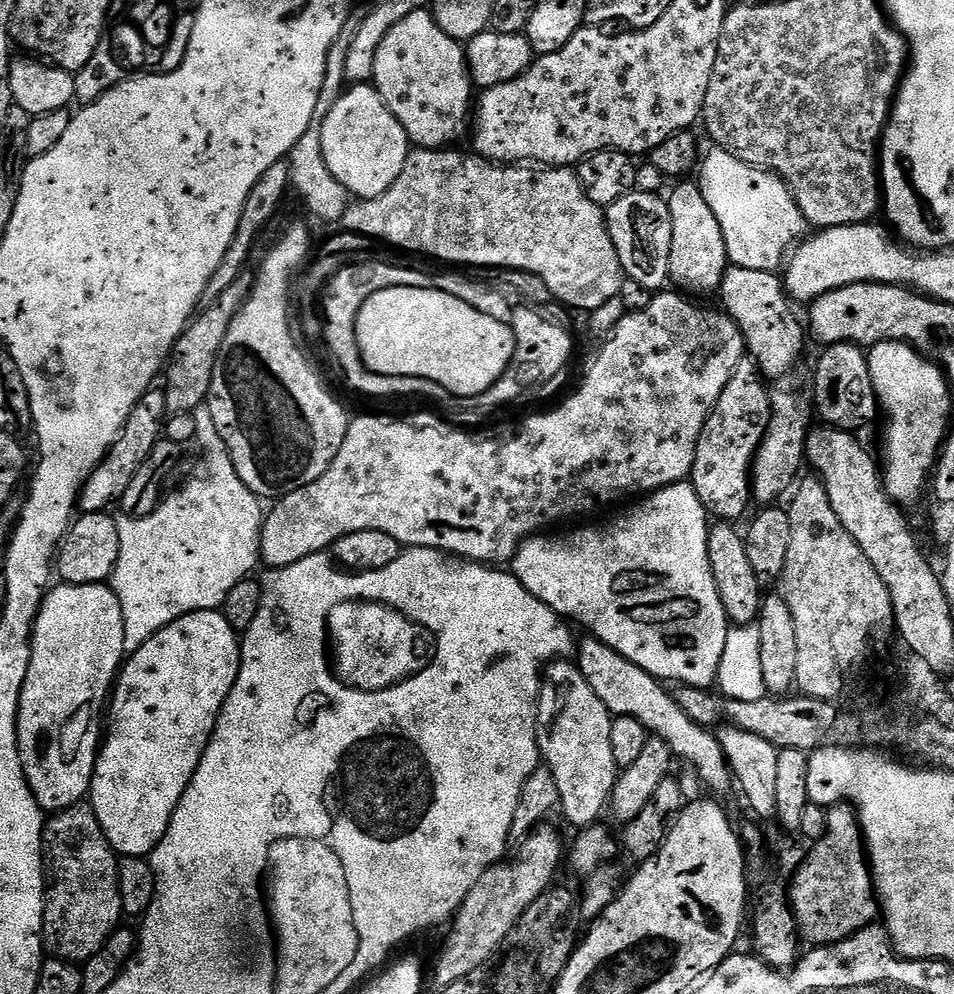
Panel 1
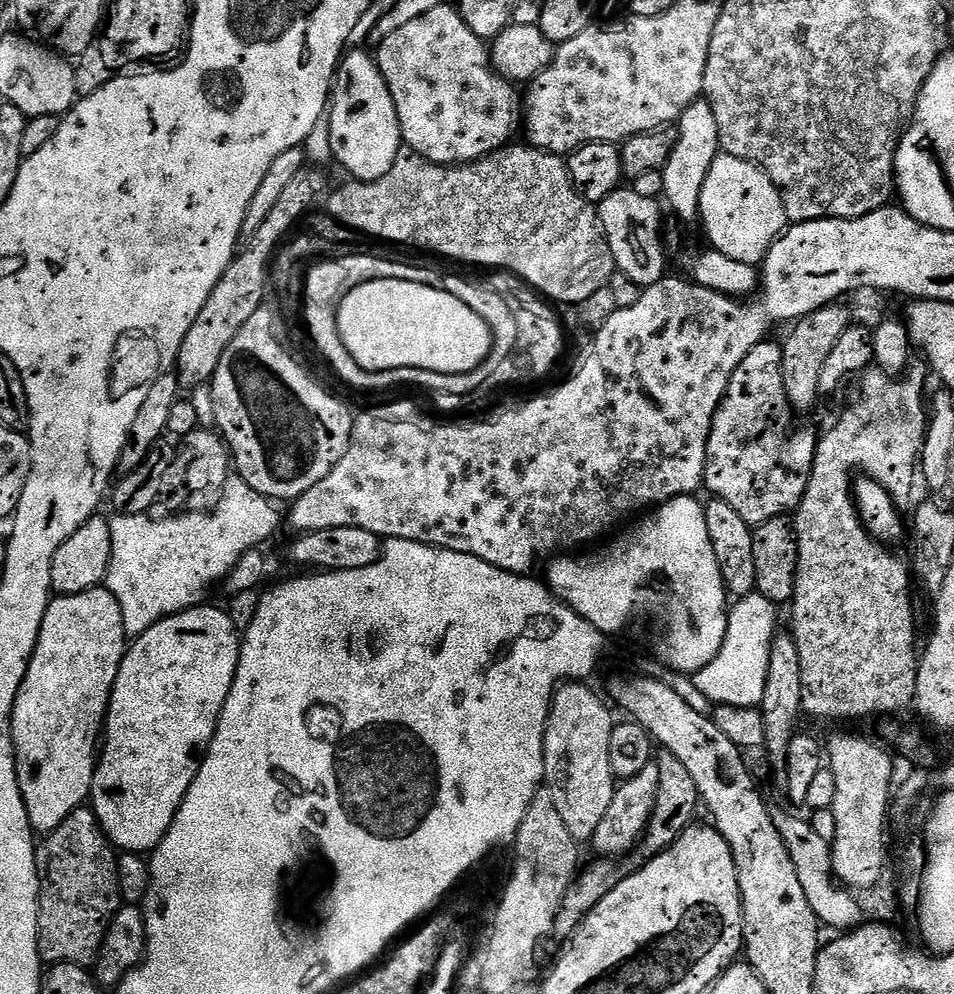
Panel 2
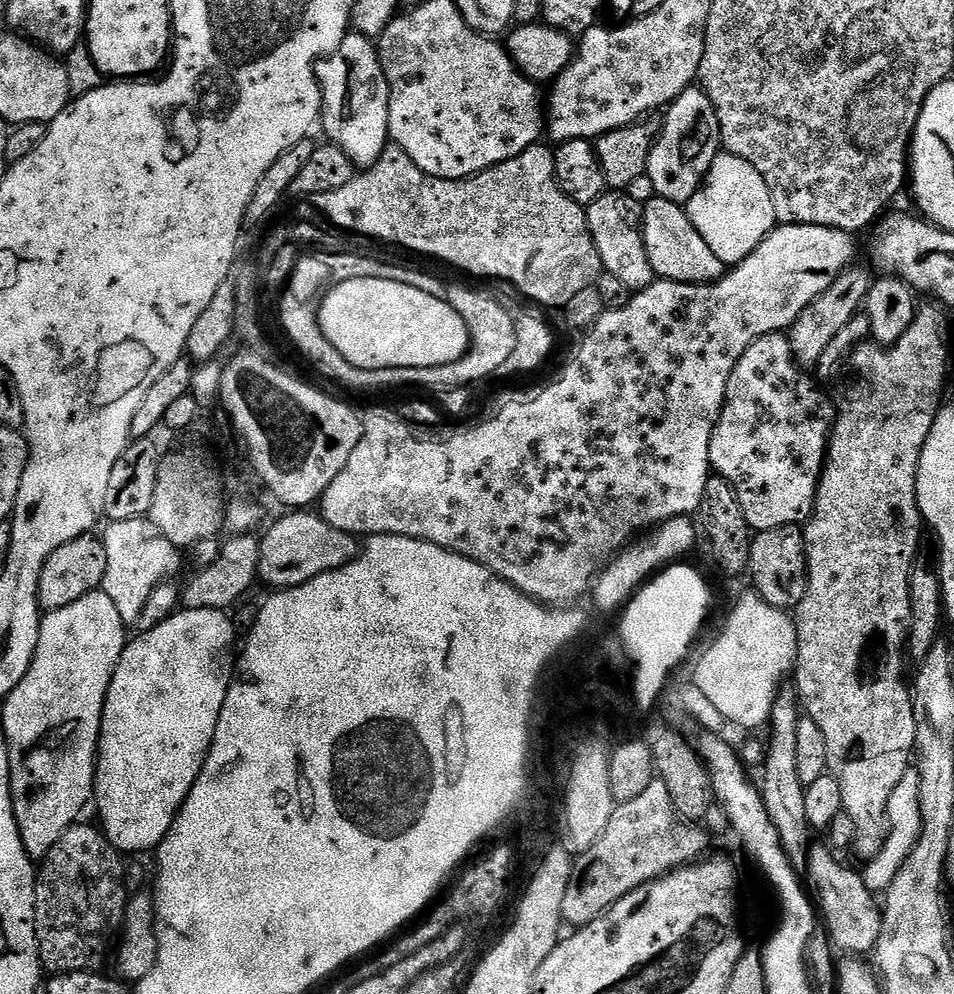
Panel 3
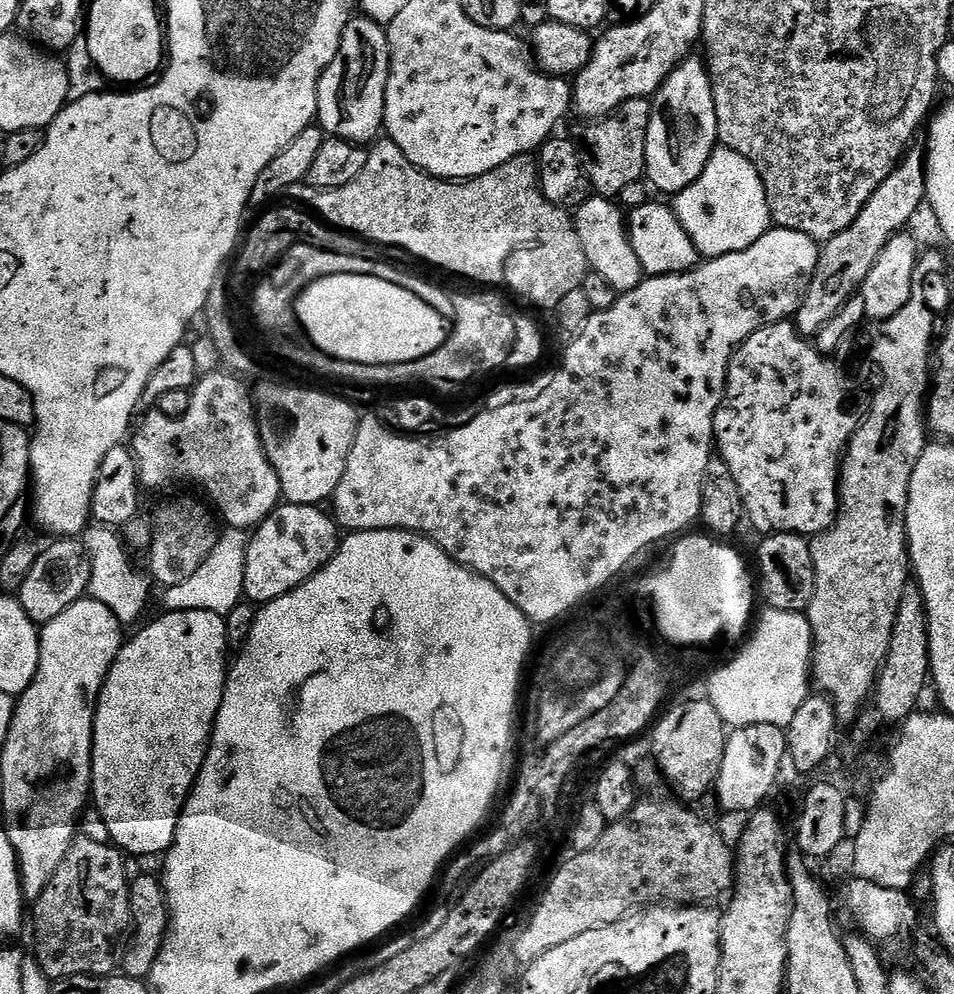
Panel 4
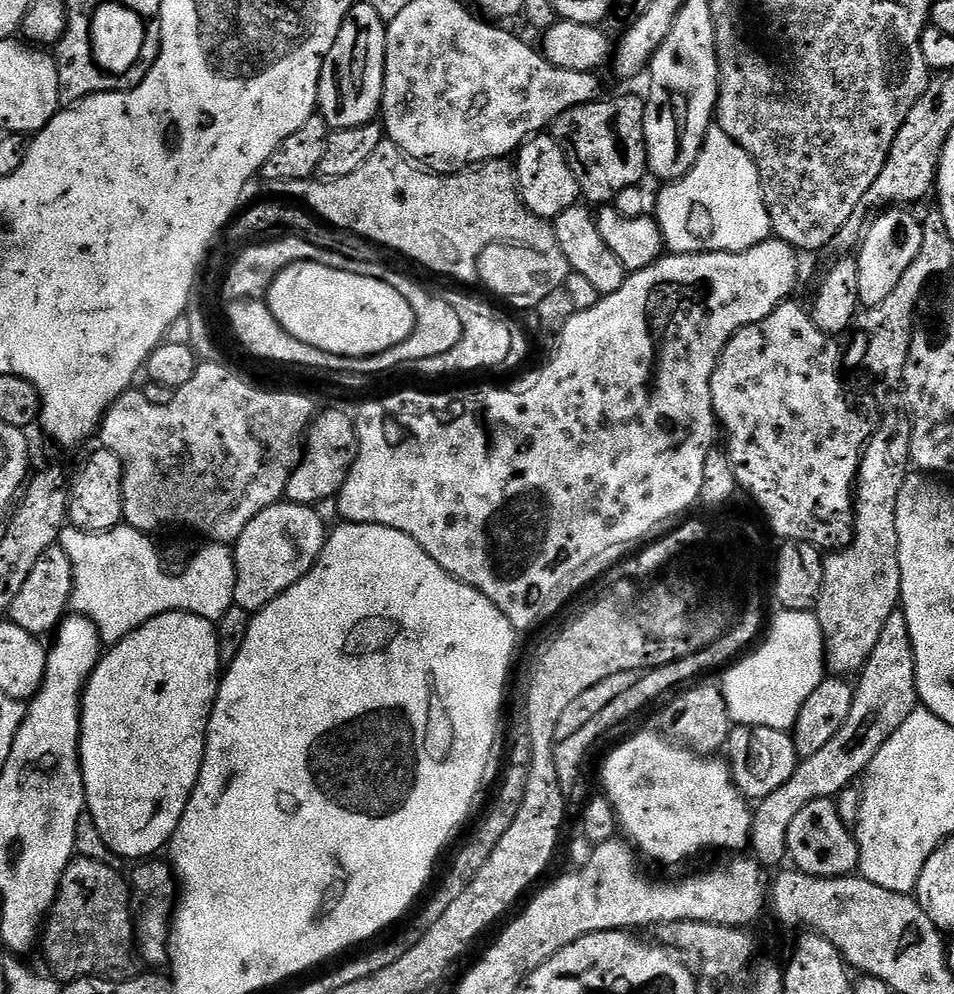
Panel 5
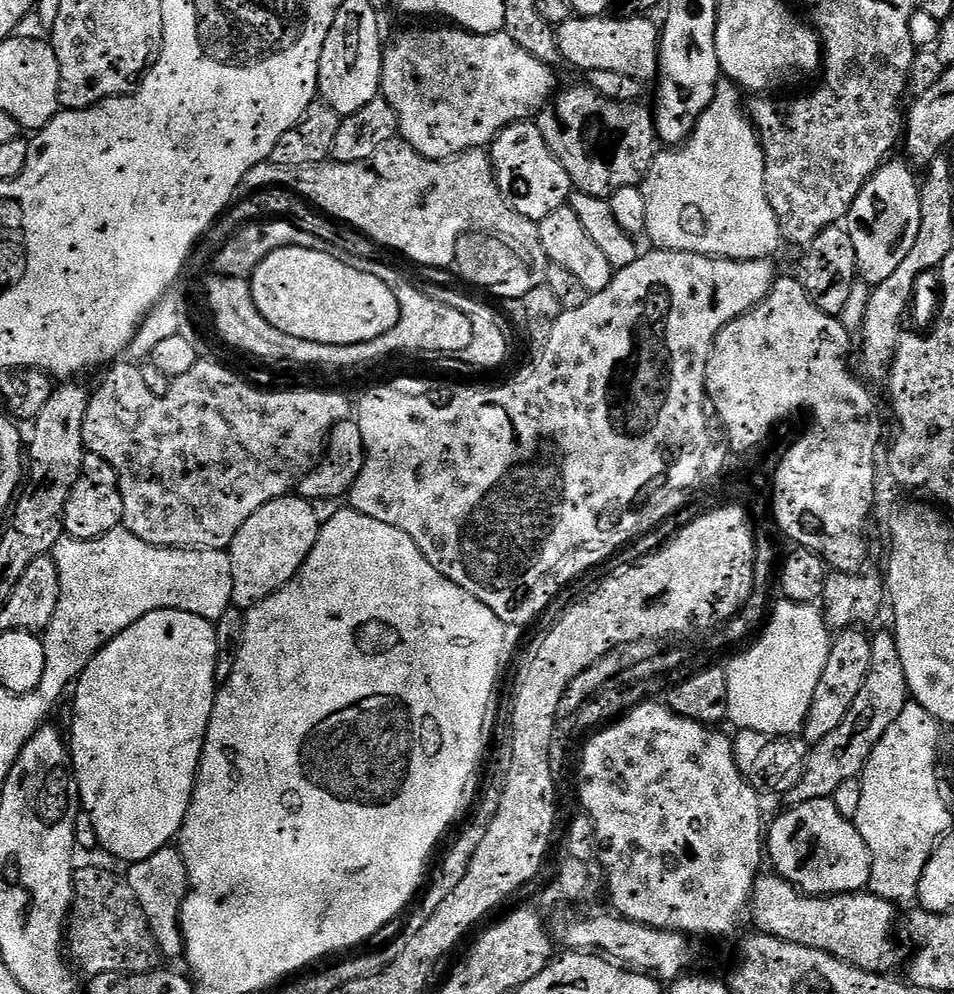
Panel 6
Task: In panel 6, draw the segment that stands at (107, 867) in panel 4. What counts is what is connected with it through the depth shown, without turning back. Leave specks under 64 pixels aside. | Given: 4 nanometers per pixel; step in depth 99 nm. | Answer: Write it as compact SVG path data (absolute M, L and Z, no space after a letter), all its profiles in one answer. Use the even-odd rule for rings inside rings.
M94 868L78 869L75 873L76 893L72 895L72 911L66 925L66 952L71 963L77 969L80 967L88 978L102 974L137 976L157 971L162 963L160 947L150 930L150 922L146 922L146 914L142 914L142 906L127 879L107 870Z

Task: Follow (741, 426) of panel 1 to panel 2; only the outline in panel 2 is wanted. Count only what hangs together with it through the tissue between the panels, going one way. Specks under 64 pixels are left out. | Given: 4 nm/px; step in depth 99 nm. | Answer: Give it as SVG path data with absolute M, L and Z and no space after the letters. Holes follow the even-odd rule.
M765 338L761 344L754 346L754 350L750 350L750 354L746 354L746 358L742 358L742 362L738 362L738 370L734 370L726 386L726 394L712 416L704 467L703 487L709 488L713 497L729 503L751 526L795 513L806 494L818 436L808 428L795 428L792 416L794 409L782 382L782 347L779 343L771 344L771 339Z

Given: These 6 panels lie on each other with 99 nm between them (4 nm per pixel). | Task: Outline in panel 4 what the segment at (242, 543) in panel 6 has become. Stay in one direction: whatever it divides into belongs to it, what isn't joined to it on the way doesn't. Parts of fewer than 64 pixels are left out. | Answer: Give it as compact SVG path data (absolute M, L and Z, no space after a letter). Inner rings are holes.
M281 503L251 533L246 550L245 597L263 606L306 582L340 547L338 525L323 507L314 504ZM328 515L328 516L327 516ZM337 532L337 533L336 533Z

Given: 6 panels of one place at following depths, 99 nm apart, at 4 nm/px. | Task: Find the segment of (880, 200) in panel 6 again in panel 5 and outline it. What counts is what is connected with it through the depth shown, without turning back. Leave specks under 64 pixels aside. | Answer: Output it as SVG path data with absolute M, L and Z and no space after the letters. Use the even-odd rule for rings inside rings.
M893 206L881 211L869 223L856 256L858 298L864 308L873 308L886 302L886 297L894 291L894 286L898 286L902 274L906 274L910 262L918 258L918 250L922 250L922 220L907 207Z

